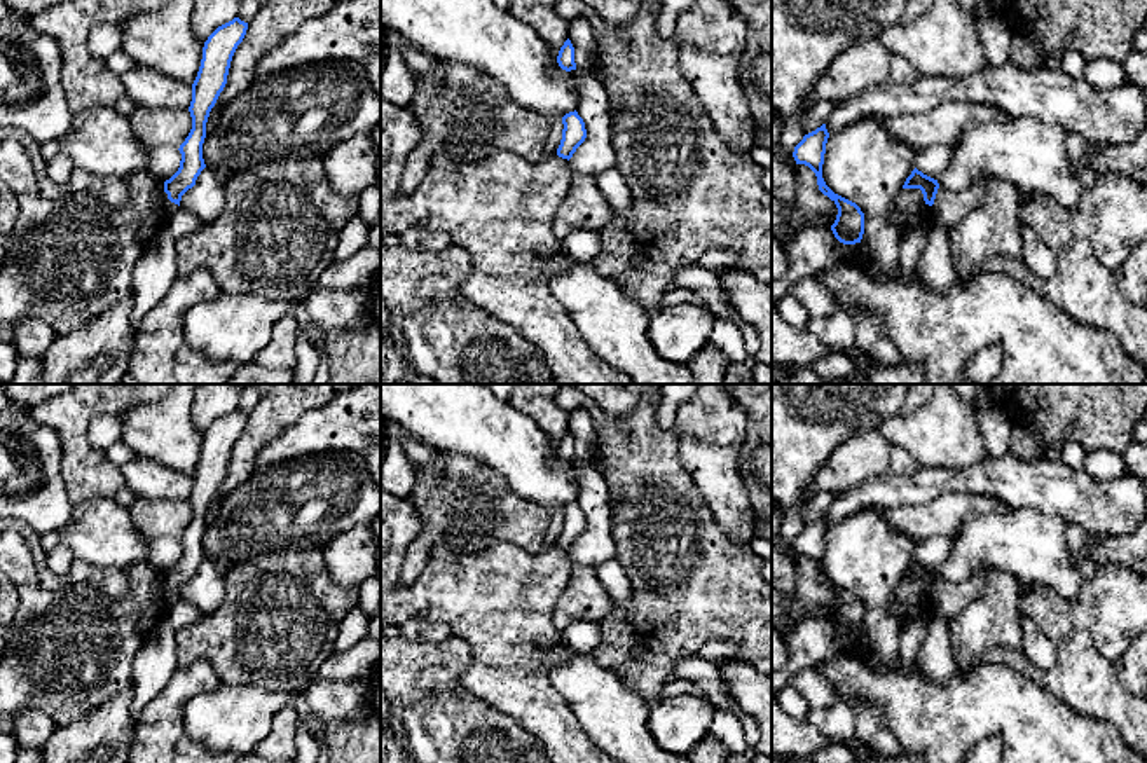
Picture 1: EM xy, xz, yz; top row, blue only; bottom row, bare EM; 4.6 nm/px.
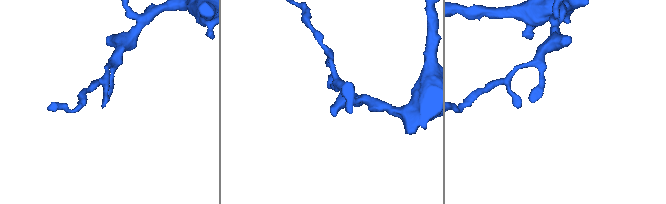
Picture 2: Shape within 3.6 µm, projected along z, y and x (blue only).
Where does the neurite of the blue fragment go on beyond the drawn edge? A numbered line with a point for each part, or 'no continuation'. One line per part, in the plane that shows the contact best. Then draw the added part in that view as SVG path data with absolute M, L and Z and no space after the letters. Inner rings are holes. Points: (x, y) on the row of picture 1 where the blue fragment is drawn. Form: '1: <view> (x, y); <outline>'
no continuation

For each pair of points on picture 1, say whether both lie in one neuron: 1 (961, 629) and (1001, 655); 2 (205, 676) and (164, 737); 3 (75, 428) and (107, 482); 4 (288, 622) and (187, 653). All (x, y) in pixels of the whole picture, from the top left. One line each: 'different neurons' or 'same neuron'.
1: different neurons
2: same neuron
3: same neuron
4: same neuron

